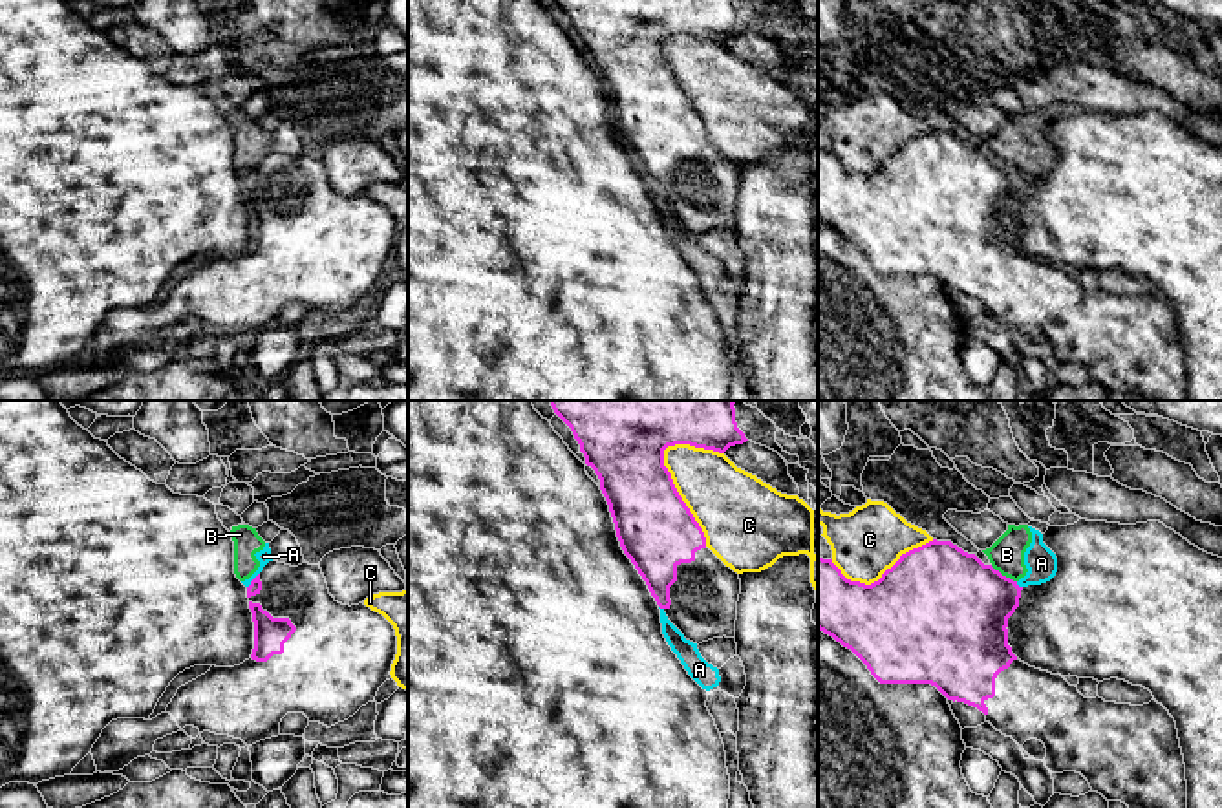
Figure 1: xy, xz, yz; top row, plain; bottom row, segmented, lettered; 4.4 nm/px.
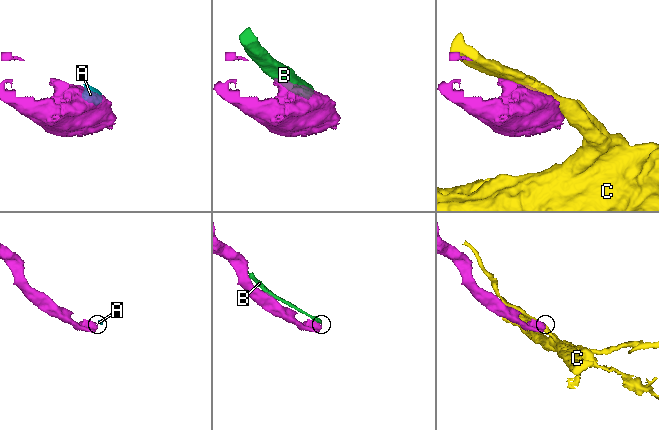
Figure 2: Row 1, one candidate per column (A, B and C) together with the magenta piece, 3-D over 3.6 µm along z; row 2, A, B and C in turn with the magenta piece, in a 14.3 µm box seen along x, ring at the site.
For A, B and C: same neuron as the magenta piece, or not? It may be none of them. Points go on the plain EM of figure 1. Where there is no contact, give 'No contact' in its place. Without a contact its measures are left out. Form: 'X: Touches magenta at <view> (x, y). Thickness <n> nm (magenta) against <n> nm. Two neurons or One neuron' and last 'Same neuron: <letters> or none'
A: Touches magenta at xy (253, 170). Thickness 60 nm (magenta) against 60 nm. Two neurons
B: Touches magenta at yz (1001, 165). Thickness 460 nm (magenta) against 160 nm. Two neurons
C: Touches magenta at xz (679, 86). Thickness 340 nm (magenta) against 340 nm. Two neurons
Same neuron: none

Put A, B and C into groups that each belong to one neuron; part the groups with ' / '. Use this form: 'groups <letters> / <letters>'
groups A B / C

